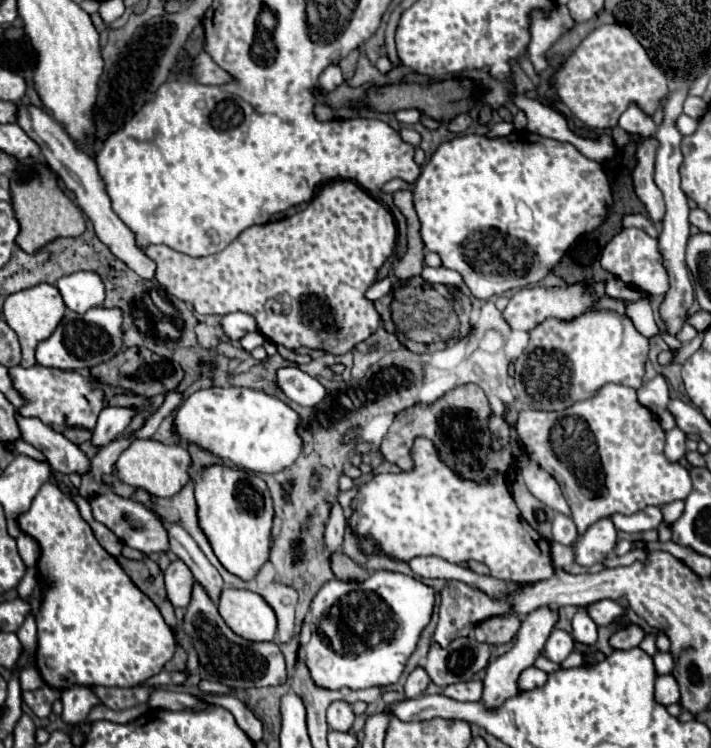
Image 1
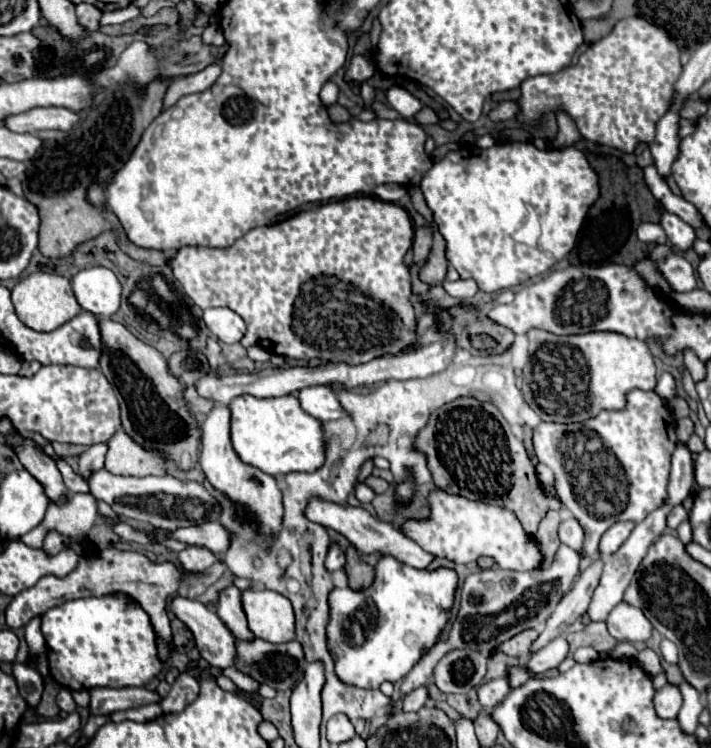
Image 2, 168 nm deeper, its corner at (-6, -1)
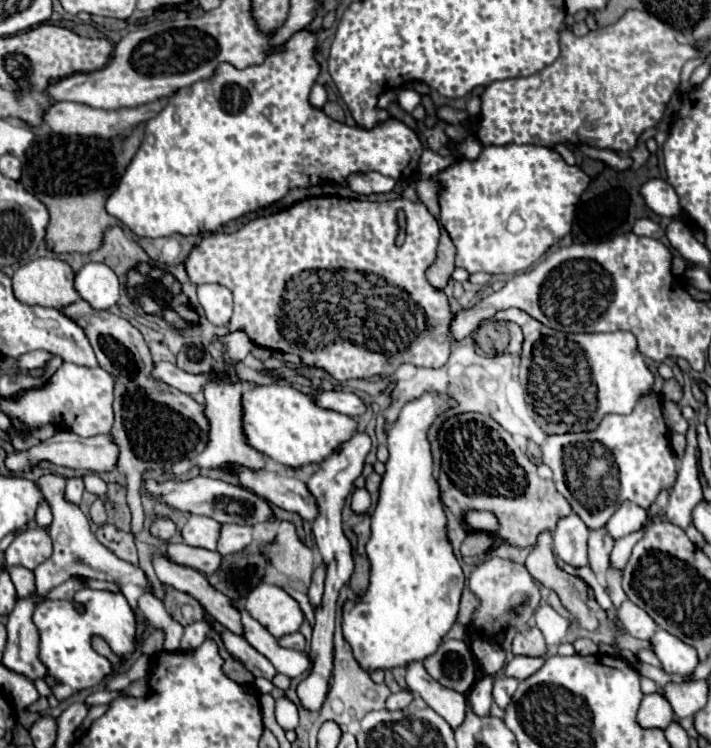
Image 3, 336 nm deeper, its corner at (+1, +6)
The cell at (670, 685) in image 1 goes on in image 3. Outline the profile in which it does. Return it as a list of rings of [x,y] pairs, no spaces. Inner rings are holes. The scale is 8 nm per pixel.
[[[658,692],[644,696],[640,710],[636,714],[636,722],[644,728],[660,728],[664,730],[674,718],[672,706],[668,704],[668,700],[664,696],[660,696]]]

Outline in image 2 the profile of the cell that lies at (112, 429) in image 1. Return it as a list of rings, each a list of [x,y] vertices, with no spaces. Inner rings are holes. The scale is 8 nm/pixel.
[[[107,441],[99,445],[91,445],[79,459],[79,475],[85,479],[95,469],[101,469],[105,463],[105,453],[107,453]]]

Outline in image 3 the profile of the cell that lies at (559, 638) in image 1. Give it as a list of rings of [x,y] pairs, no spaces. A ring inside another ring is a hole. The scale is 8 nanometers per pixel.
[[[514,656],[506,668],[504,668],[504,676],[512,676],[518,680],[524,680],[528,676],[532,676],[540,666],[544,664],[544,658],[528,658],[528,656]]]

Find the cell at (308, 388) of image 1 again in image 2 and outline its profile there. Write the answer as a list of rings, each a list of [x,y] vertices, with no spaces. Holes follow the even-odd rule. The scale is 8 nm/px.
[[[327,385],[301,389],[299,391],[299,403],[311,417],[315,417],[319,421],[345,417],[345,411],[341,409],[335,393]]]

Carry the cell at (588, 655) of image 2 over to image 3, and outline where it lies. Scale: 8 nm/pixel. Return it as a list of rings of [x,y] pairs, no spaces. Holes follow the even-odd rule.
[[[588,638],[576,640],[576,642],[574,642],[574,648],[576,648],[576,652],[578,652],[580,656],[588,656],[588,654],[596,654],[596,652],[598,652],[598,644],[592,642],[592,640],[588,640]]]

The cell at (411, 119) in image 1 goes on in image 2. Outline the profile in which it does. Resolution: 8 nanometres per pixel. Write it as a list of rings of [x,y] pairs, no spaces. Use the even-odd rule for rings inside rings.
[[[391,85],[389,89],[387,89],[387,101],[389,101],[389,105],[401,115],[401,117],[405,117],[405,119],[411,119],[411,117],[415,117],[419,111],[421,111],[421,103],[419,103],[419,99],[415,99],[407,89],[403,89],[403,87],[399,87],[399,85]]]

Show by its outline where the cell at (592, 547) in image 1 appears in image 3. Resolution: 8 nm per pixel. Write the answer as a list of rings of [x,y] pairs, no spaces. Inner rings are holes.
[[[624,502],[614,512],[614,516],[608,520],[606,528],[608,528],[610,536],[618,540],[622,536],[628,536],[628,534],[640,530],[644,526],[646,518],[648,518],[648,510],[646,508],[640,508],[634,502]]]

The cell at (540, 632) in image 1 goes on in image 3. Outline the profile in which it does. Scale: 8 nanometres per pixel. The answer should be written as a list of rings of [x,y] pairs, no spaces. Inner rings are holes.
[[[606,526],[600,530],[590,530],[590,540],[588,540],[588,554],[590,554],[590,568],[594,574],[604,574],[610,568],[608,554],[612,552],[614,540],[608,534]]]

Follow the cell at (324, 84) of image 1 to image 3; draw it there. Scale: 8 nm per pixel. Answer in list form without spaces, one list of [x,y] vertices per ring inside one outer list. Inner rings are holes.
[[[314,84],[310,92],[310,104],[316,108],[322,108],[326,104],[326,90],[322,84]]]

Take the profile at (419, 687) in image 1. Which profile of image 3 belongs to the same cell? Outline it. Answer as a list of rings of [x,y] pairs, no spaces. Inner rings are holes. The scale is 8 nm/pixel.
[[[396,692],[396,694],[390,694],[388,700],[386,700],[386,708],[388,710],[404,710],[408,704],[412,702],[412,692]]]

